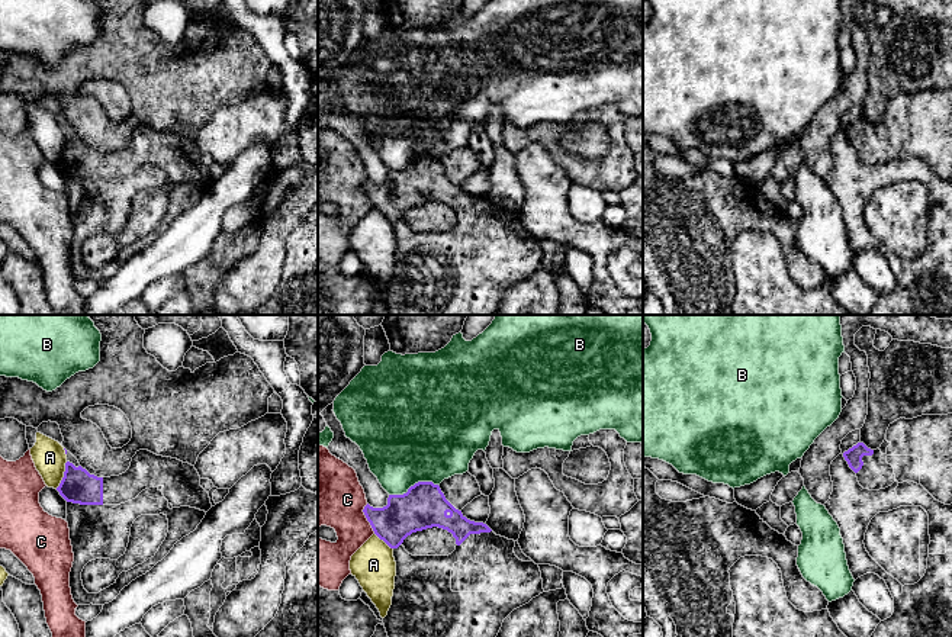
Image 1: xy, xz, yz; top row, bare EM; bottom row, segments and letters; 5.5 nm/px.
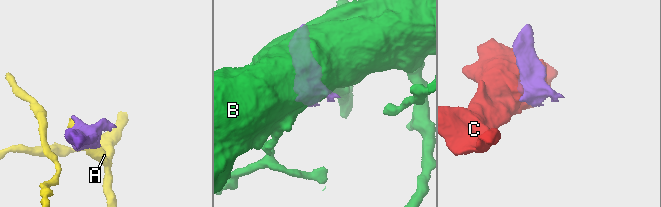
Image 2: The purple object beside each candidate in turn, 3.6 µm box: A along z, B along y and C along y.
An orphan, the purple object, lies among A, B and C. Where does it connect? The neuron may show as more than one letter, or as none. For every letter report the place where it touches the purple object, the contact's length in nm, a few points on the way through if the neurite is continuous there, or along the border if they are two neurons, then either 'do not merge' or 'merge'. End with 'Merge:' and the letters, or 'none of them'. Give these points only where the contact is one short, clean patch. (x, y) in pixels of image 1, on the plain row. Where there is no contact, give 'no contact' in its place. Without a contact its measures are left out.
A: meets purple in xy at (64, 150); contact 170 nm long; border along xy (67, 137), (64, 151), (55, 163); do not merge
B: meets purple in xz at (414, 160); contact 280 nm long; do not merge
C: meets purple in xz at (366, 192); contact 180 nm long; do not merge
Merge: none of them

